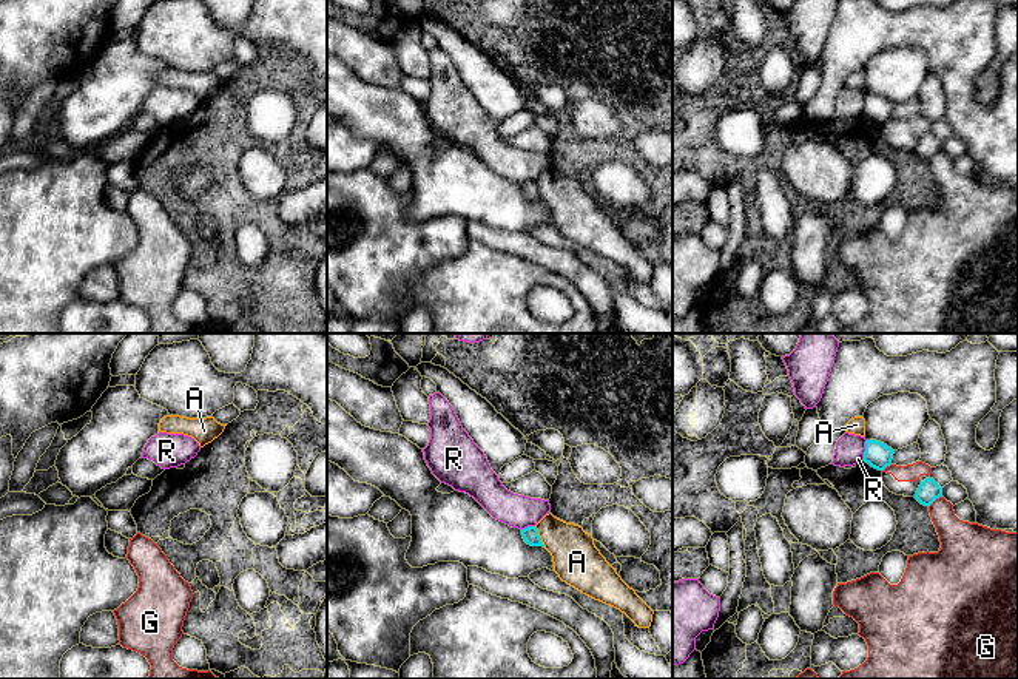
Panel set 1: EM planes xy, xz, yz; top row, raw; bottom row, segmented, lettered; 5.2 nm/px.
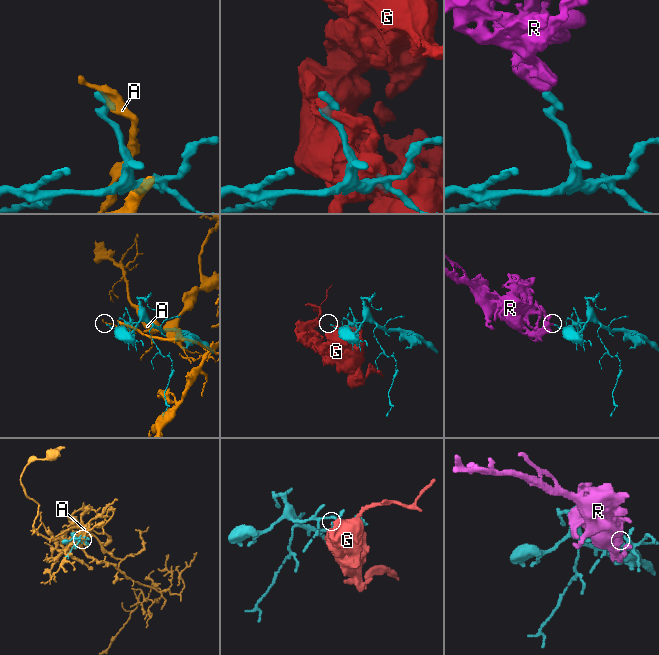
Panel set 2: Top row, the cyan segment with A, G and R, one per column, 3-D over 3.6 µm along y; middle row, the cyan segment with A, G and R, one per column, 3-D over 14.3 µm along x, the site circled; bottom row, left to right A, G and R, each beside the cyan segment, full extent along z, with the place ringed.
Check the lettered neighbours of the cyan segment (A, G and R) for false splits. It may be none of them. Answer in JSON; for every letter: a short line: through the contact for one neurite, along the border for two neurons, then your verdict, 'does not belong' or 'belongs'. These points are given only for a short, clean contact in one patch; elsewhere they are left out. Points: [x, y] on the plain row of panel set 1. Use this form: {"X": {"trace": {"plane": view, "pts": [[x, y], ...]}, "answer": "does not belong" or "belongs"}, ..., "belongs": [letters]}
{"A": {"answer": "does not belong"}, "G": {"answer": "does not belong"}, "R": {"trace": {"plane": "yz", "pts": [[867, 94], [862, 113]]}, "answer": "does not belong"}, "belongs": []}

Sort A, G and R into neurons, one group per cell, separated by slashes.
A / G R

